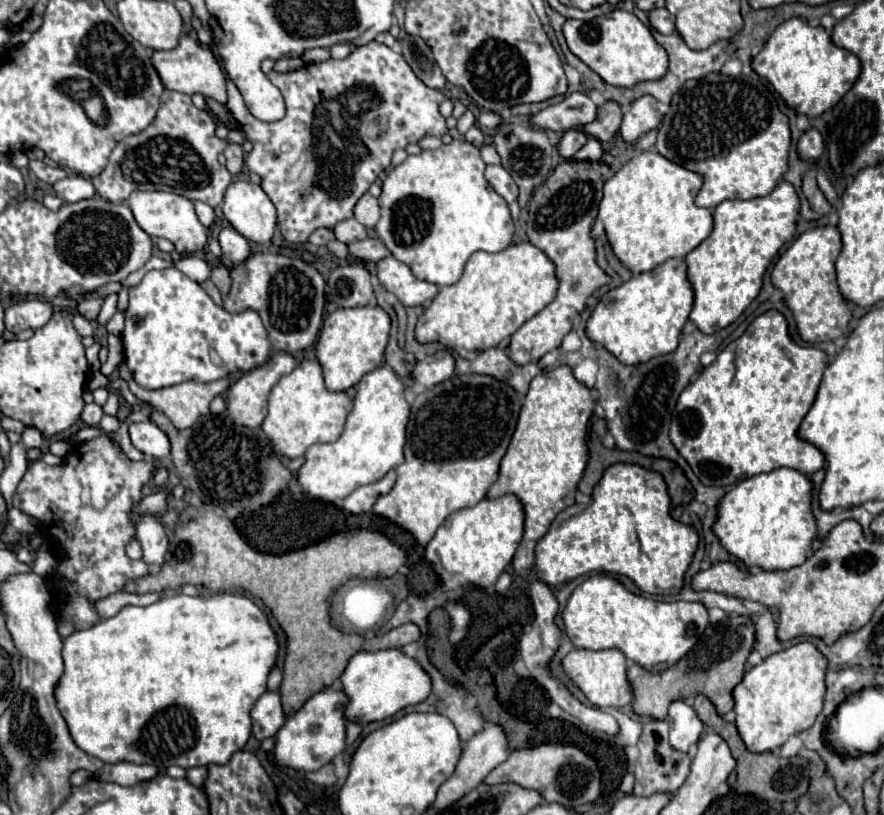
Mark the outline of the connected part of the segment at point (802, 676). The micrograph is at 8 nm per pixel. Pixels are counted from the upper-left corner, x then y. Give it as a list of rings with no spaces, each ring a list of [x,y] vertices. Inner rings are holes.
[[[799,642],[787,650],[771,654],[753,666],[735,686],[735,724],[751,752],[767,752],[781,748],[791,734],[811,728],[827,692],[825,684],[827,660],[811,642]]]

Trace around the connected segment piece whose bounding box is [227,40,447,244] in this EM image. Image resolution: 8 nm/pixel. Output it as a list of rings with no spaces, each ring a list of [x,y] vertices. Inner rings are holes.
[[[369,42],[365,46],[359,46],[351,52],[351,56],[347,56],[345,60],[327,60],[327,62],[317,62],[317,64],[305,64],[303,68],[299,70],[293,70],[293,72],[269,72],[269,80],[283,92],[283,98],[285,98],[285,106],[287,106],[287,112],[285,112],[285,118],[279,120],[279,122],[261,122],[257,120],[255,116],[251,116],[249,108],[245,106],[243,98],[241,98],[241,92],[237,90],[237,86],[227,80],[227,92],[229,92],[229,100],[227,100],[227,108],[229,112],[235,116],[235,120],[241,124],[241,130],[243,134],[253,142],[253,150],[245,156],[245,166],[259,174],[261,176],[261,188],[263,192],[271,198],[271,202],[275,204],[277,208],[277,218],[279,218],[279,230],[283,234],[285,240],[293,242],[293,244],[303,244],[309,240],[311,232],[315,232],[317,228],[325,226],[325,228],[335,228],[335,224],[339,224],[341,220],[347,220],[347,218],[353,218],[353,206],[357,204],[357,200],[369,190],[369,186],[377,180],[377,176],[381,172],[387,170],[389,162],[391,162],[391,154],[393,150],[397,148],[405,148],[407,144],[411,142],[417,142],[419,138],[423,138],[425,134],[431,134],[431,136],[441,136],[447,132],[447,126],[445,126],[445,118],[439,114],[439,104],[445,100],[445,94],[441,90],[435,90],[435,88],[427,88],[415,74],[413,70],[409,68],[409,64],[403,60],[403,56],[395,50],[391,50],[389,46],[385,44],[379,44],[379,42]]]

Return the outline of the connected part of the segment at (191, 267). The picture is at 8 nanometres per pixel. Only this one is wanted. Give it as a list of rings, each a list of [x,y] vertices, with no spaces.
[[[183,256],[179,262],[173,262],[173,266],[177,266],[183,274],[187,274],[191,280],[195,280],[199,284],[203,280],[207,280],[211,274],[211,268],[203,260],[203,256]]]

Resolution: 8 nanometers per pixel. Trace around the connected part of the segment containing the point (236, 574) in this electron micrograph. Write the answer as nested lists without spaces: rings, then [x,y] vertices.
[[[189,506],[179,516],[173,540],[169,544],[165,564],[157,574],[149,572],[129,584],[129,592],[163,592],[183,584],[201,584],[213,592],[243,588],[259,596],[275,614],[279,626],[287,634],[287,658],[283,666],[283,708],[293,716],[313,694],[335,684],[353,654],[363,648],[365,638],[359,634],[343,634],[331,626],[329,606],[339,586],[351,578],[381,578],[395,576],[399,566],[407,562],[401,546],[391,542],[381,532],[349,530],[309,548],[273,556],[253,550],[237,532],[233,520],[227,516],[199,514]]]

